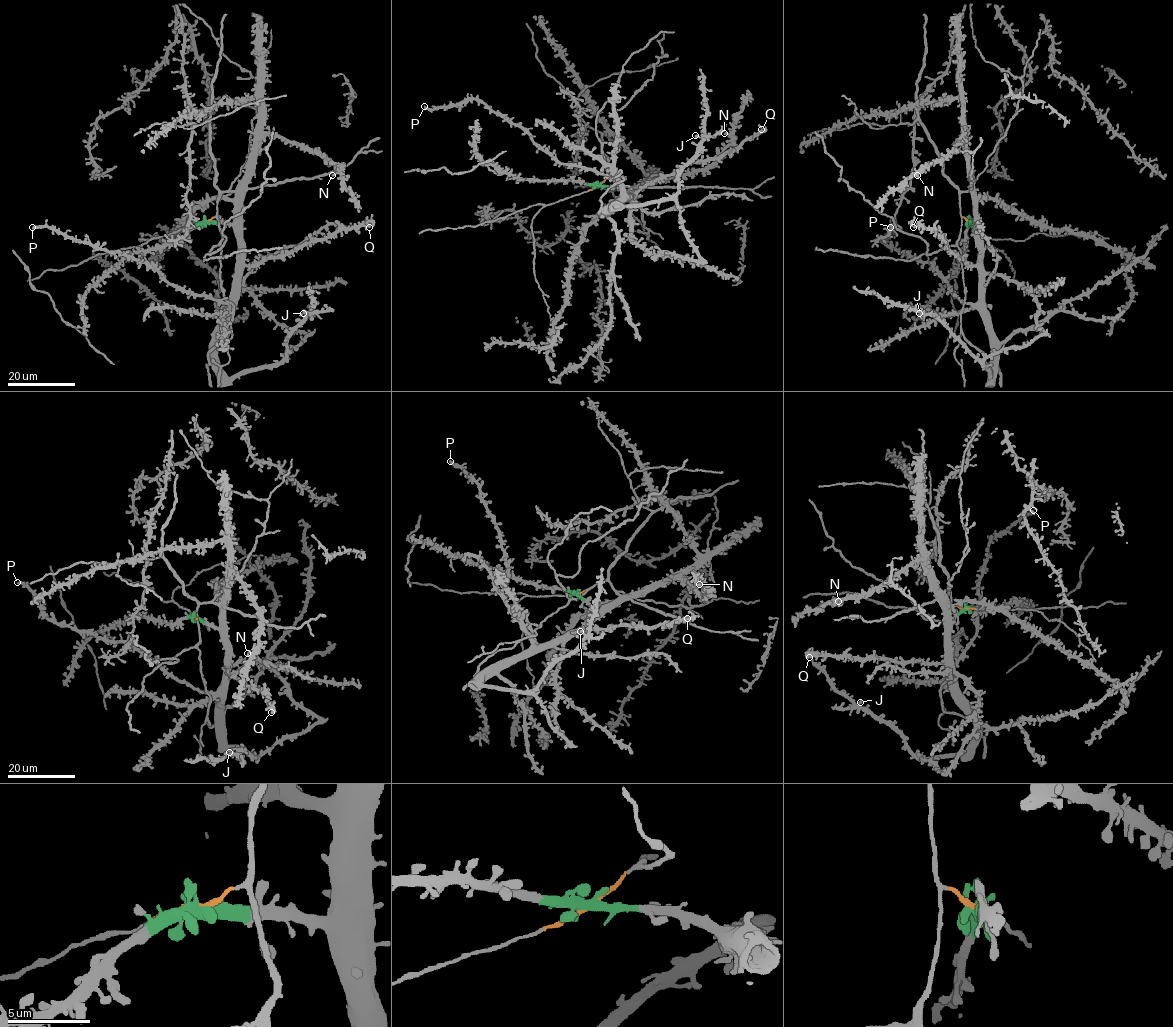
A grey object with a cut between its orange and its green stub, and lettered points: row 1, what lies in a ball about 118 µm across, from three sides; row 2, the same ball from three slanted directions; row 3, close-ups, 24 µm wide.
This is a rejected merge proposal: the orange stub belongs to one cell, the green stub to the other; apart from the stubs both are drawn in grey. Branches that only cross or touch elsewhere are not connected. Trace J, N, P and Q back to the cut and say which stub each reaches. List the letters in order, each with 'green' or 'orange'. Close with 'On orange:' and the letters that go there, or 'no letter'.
J: green
N: green
P: green
Q: green
On orange: no letter

